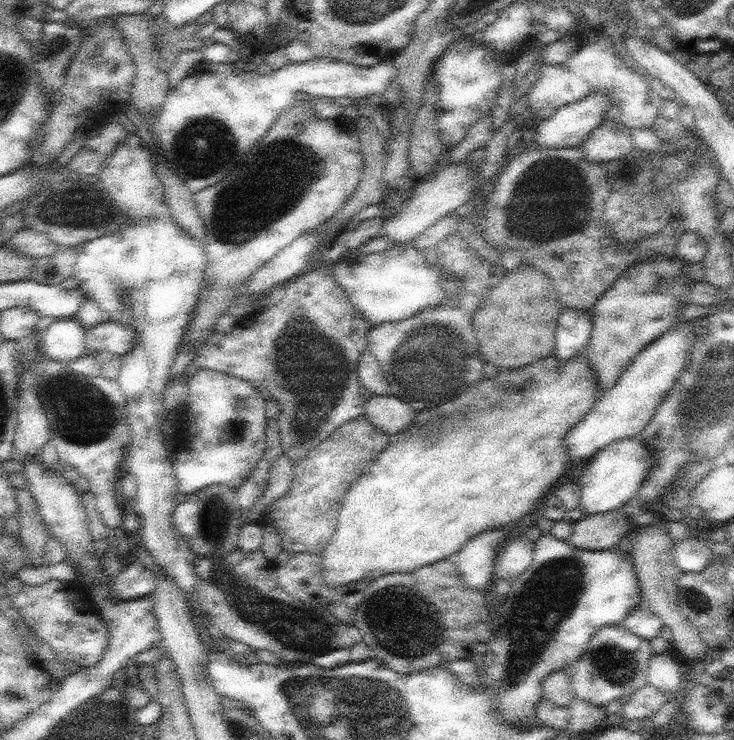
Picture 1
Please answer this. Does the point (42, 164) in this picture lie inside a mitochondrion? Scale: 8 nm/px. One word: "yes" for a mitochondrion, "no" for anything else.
no

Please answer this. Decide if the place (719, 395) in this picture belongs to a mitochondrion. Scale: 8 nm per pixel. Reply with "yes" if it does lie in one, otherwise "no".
yes

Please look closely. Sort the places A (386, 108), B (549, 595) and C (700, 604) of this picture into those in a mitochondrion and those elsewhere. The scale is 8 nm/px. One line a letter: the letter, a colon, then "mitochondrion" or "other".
A: other
B: mitochondrion
C: mitochondrion

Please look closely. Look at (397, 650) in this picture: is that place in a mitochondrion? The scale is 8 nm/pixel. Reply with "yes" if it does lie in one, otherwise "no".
yes

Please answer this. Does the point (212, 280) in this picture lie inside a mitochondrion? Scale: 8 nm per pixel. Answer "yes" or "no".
no

